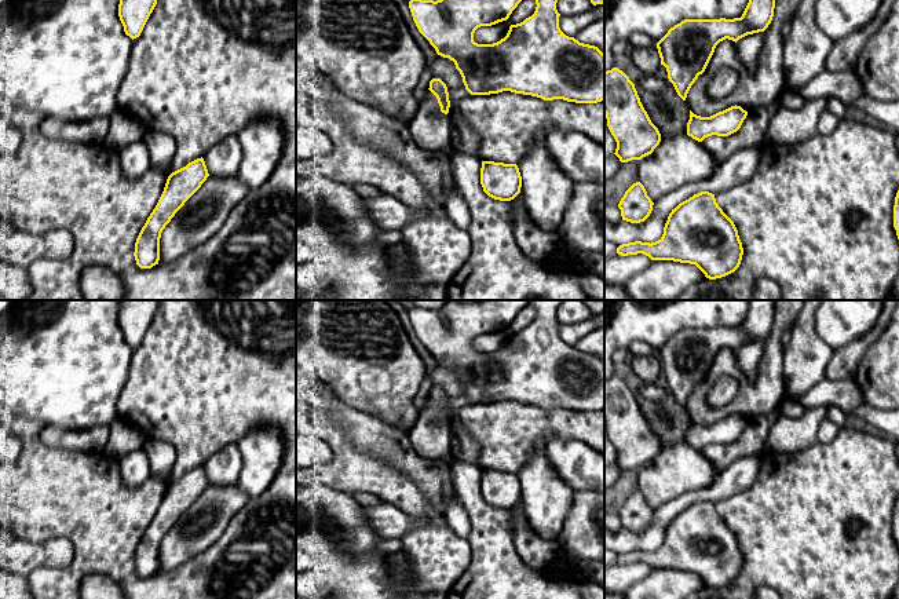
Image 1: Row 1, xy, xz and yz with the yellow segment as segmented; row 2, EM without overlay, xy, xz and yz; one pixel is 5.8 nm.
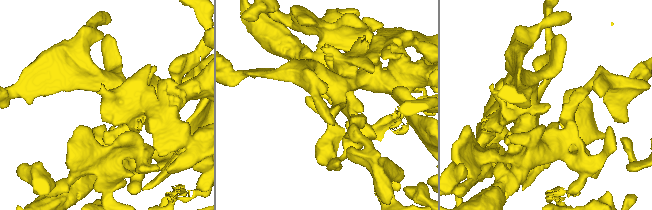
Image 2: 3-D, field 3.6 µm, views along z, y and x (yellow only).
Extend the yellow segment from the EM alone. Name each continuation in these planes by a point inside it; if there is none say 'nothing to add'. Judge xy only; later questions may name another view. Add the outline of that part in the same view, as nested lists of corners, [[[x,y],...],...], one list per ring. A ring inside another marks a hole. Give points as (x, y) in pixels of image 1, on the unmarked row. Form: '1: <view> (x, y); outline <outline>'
nothing to add

